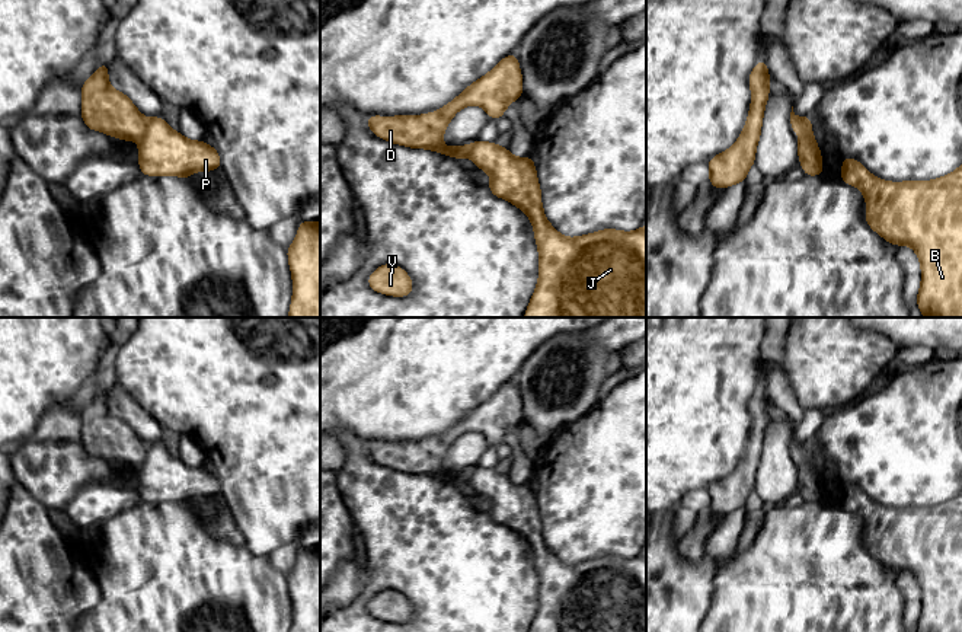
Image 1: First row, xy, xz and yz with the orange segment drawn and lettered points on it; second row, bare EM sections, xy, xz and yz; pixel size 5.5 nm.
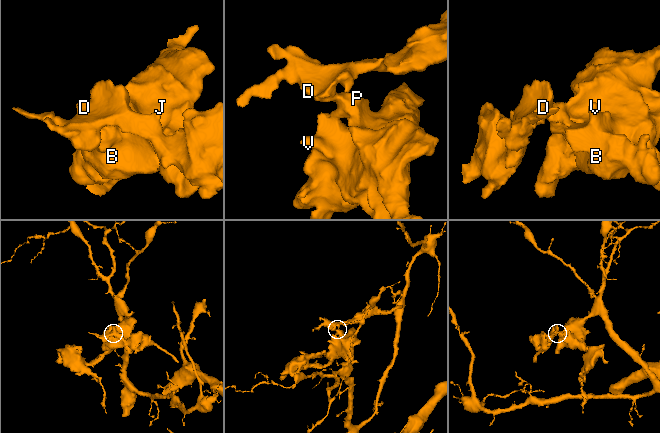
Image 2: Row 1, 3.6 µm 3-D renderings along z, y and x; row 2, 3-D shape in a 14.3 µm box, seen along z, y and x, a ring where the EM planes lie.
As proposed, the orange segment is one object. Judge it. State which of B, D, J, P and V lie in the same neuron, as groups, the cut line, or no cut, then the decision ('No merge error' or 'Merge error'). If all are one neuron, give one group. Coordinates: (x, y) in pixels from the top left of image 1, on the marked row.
Groups: B J P V / D. Split along xy (149, 120), (147, 130), (138, 140). Merge error

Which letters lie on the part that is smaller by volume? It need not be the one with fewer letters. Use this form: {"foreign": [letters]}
{"foreign": ["D"]}

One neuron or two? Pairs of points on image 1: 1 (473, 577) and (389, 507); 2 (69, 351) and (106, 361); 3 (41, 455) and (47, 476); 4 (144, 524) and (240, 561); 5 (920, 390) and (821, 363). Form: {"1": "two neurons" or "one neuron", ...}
{"1": "one neuron", "2": "two neurons", "3": "one neuron", "4": "one neuron", "5": "two neurons"}

